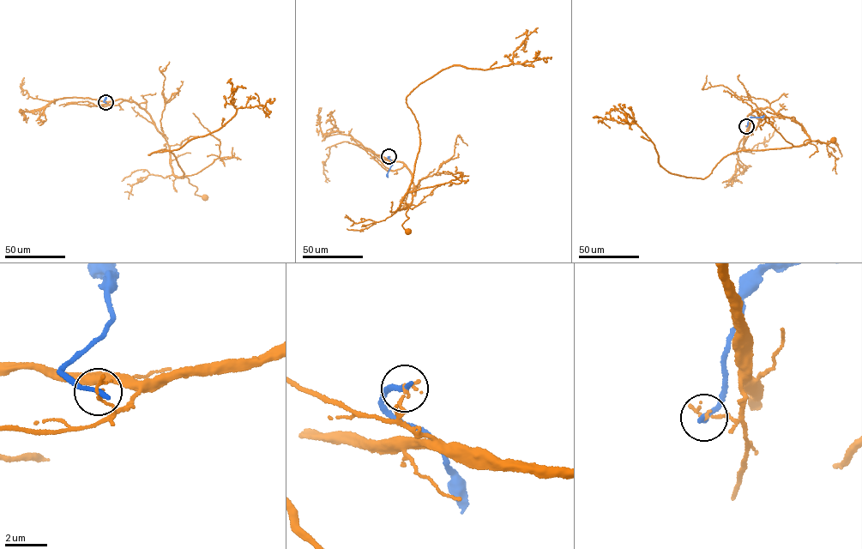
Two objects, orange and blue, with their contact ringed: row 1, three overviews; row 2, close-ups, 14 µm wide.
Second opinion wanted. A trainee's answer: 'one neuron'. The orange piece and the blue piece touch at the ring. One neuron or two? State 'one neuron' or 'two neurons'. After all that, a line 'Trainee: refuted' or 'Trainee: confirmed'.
two neurons
Trainee: refuted

